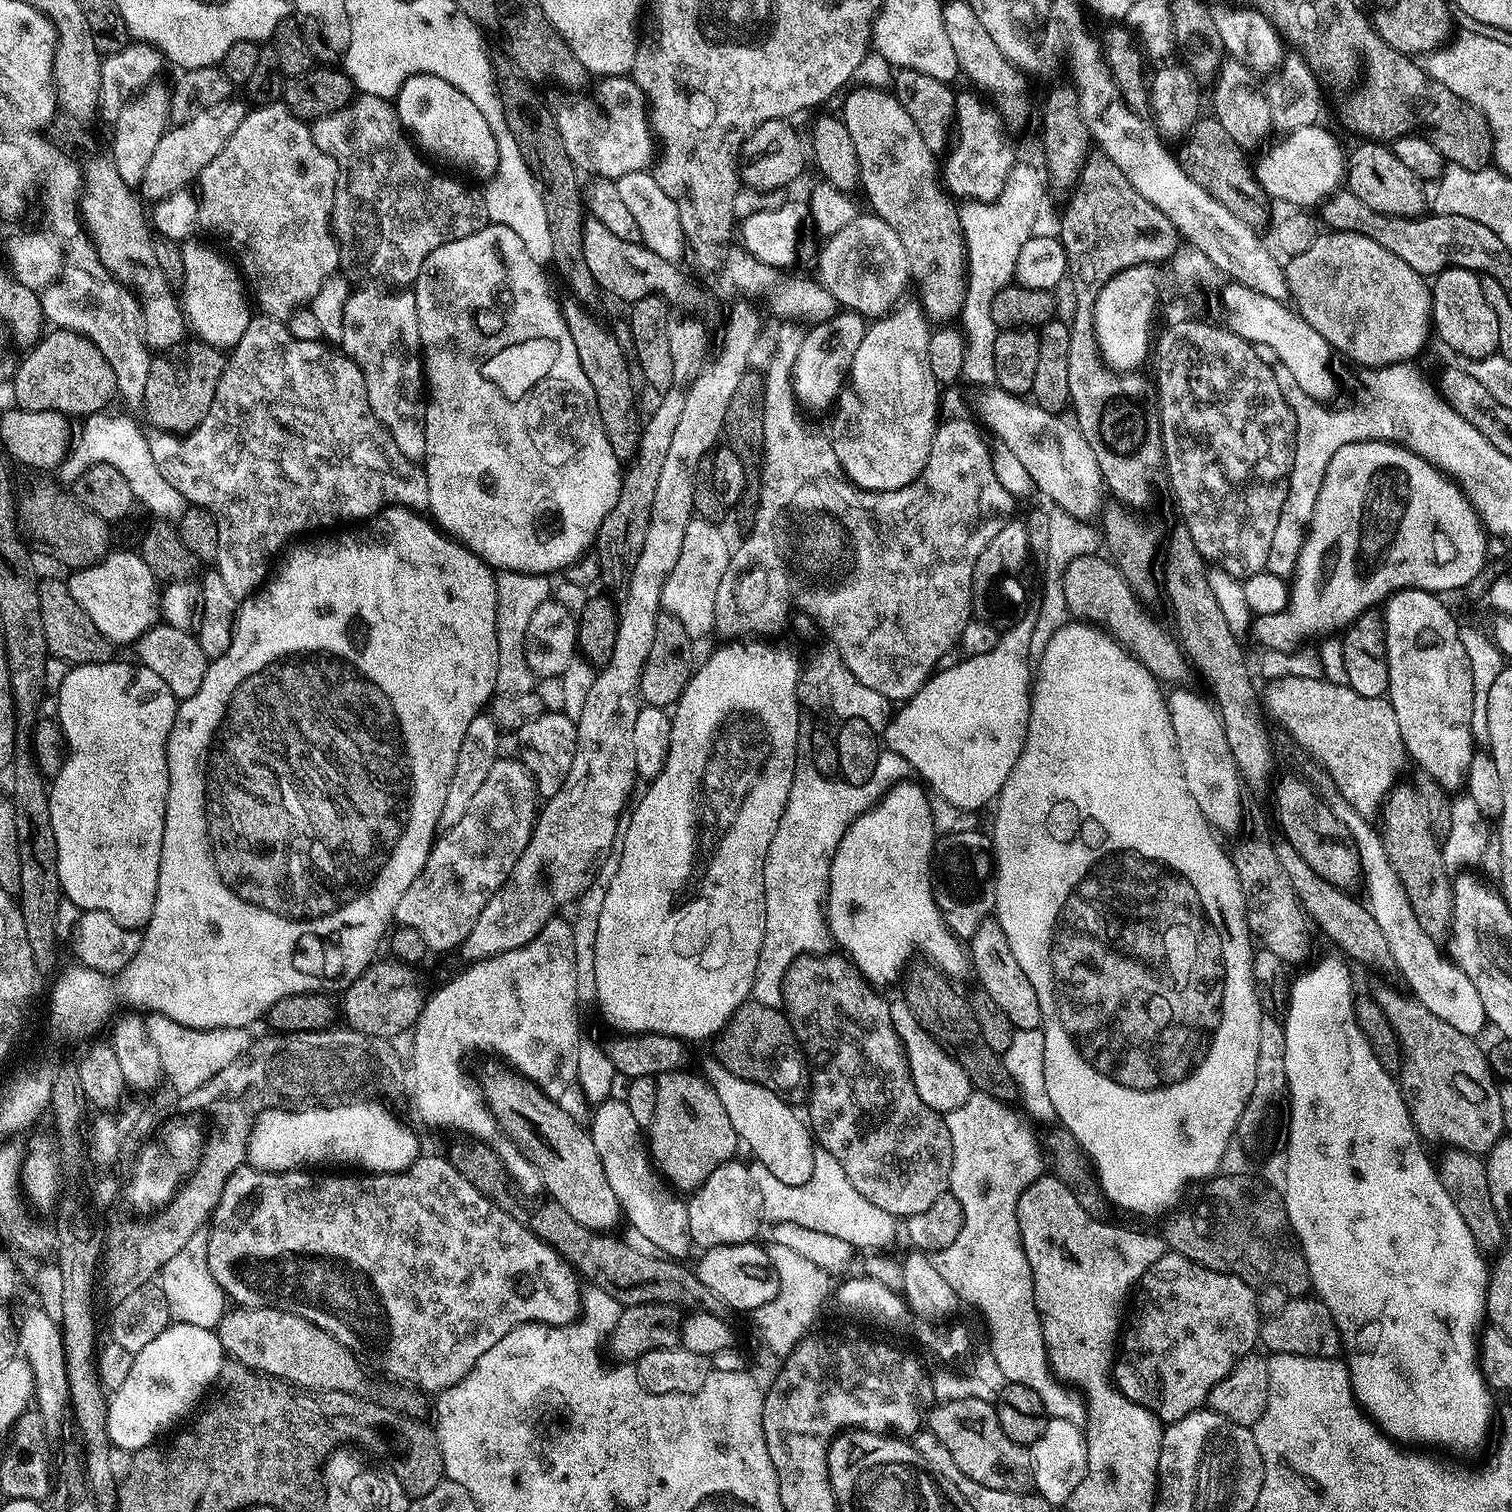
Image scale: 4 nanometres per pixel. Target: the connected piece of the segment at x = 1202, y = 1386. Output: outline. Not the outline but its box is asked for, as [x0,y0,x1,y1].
[1114,1250,1262,1425]

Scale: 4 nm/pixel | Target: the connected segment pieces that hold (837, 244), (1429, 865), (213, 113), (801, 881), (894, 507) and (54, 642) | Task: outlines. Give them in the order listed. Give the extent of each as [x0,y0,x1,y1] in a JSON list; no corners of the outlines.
[[818,214,910,318],[1382,782,1454,930],[140,102,246,201],[766,756,913,901],[840,419,1017,702],[38,580,114,666]]

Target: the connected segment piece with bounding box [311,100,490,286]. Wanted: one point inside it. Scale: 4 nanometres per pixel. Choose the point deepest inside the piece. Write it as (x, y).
(421, 210)

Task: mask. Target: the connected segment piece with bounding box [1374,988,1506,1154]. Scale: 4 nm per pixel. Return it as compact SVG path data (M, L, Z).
M1392 988L1374 992L1386 1018L1390 1018L1390 1026L1394 1026L1394 1034L1398 1034L1404 1059L1398 1083L1412 1124L1429 1141L1442 1140L1446 1146L1463 1148L1466 1152L1487 1153L1505 1135L1506 1129L1498 1080L1485 1049L1480 1049L1473 1037L1432 1014L1413 995L1403 994Z

